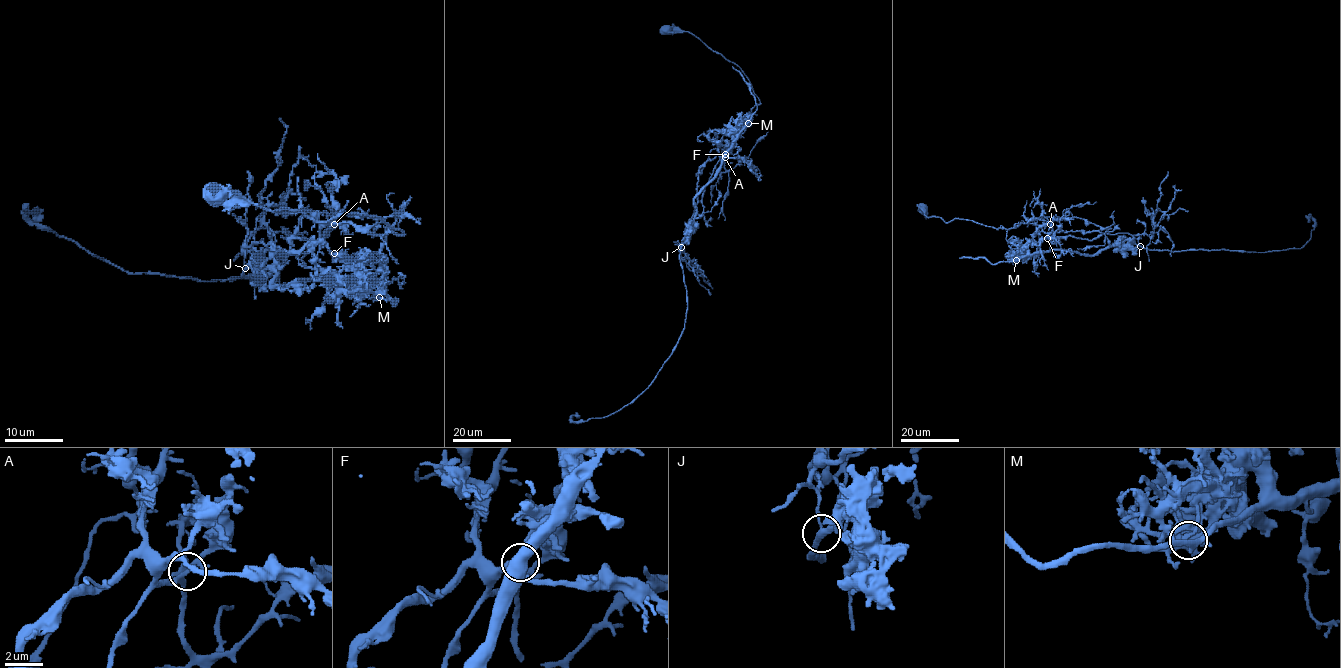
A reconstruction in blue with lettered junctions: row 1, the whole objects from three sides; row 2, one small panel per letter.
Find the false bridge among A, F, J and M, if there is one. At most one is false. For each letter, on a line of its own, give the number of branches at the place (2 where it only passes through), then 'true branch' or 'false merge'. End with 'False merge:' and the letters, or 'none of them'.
A: 3 branches meet; true branch
F: 3 branches meet; true branch
J: 3 branches meet; false merge
M: 3 branches meet; true branch
False merge: J

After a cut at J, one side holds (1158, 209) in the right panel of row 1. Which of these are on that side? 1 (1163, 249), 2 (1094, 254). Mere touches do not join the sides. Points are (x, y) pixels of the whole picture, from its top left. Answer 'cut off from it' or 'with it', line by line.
1: cut off from it
2: cut off from it

